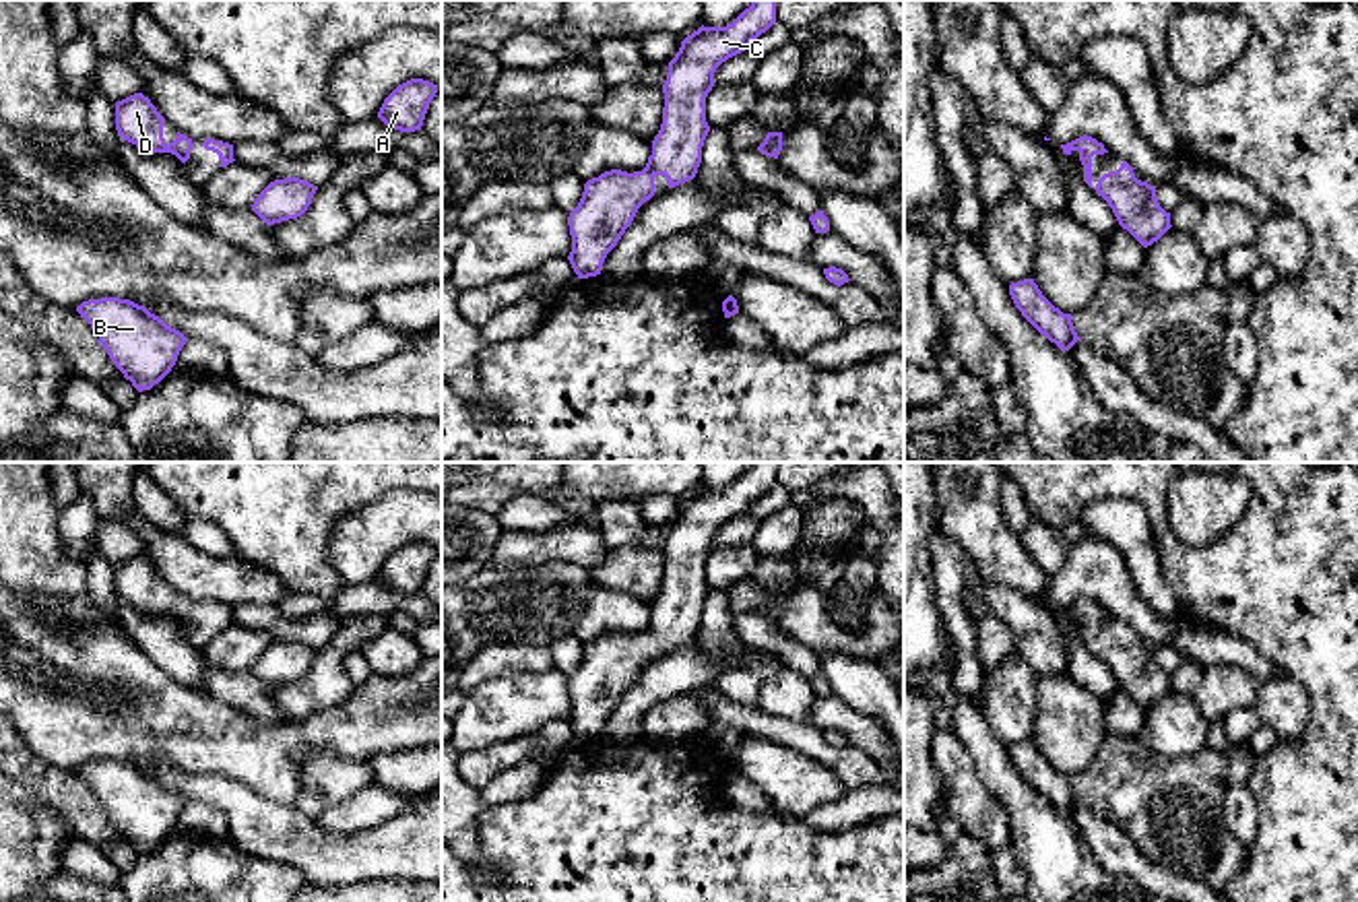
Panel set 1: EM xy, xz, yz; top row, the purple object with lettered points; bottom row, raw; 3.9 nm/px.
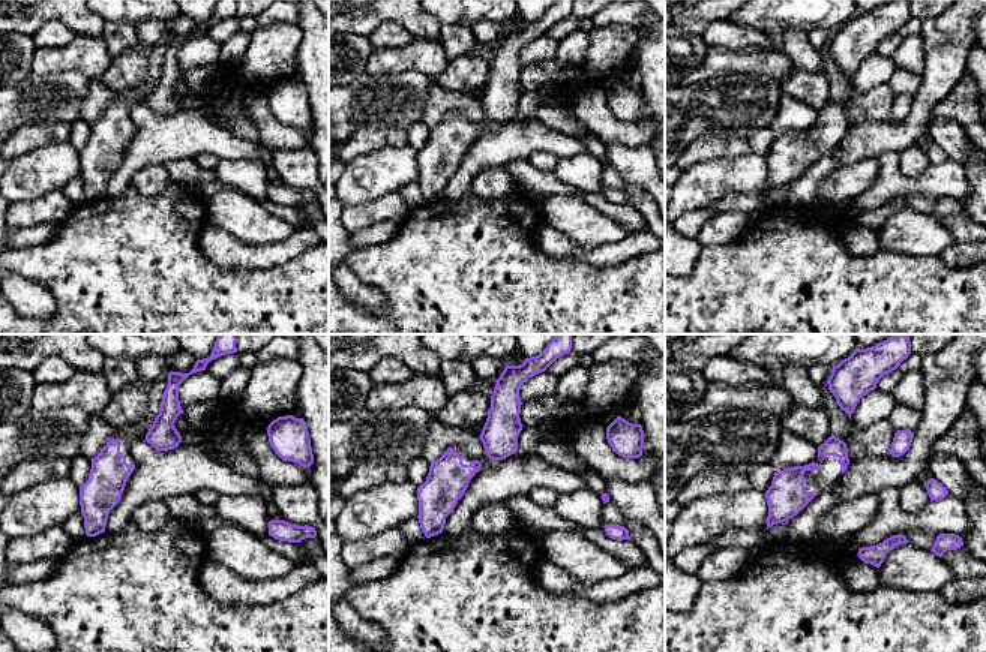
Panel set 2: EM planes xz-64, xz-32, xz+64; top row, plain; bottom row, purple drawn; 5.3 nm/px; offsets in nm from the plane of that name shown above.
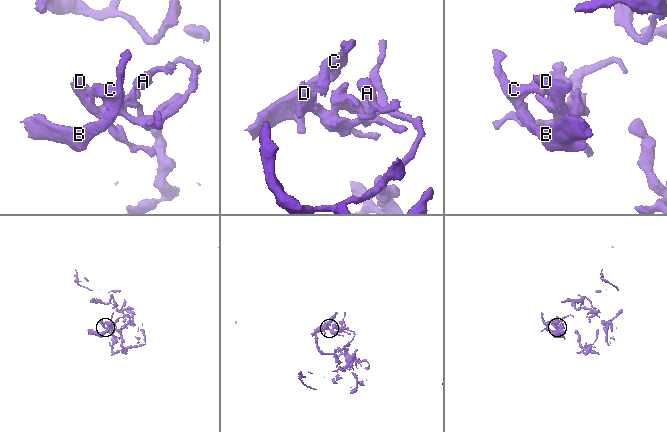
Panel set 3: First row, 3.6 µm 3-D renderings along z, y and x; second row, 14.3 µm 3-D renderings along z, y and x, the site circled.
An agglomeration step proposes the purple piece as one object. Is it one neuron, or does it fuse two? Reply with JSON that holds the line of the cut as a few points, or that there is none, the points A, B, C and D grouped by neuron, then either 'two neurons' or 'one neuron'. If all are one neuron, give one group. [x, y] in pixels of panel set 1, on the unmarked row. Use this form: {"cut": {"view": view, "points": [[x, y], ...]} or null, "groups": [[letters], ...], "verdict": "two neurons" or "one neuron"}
{"cut": null, "groups": [["A", "B", "C", "D"]], "verdict": "one neuron"}

